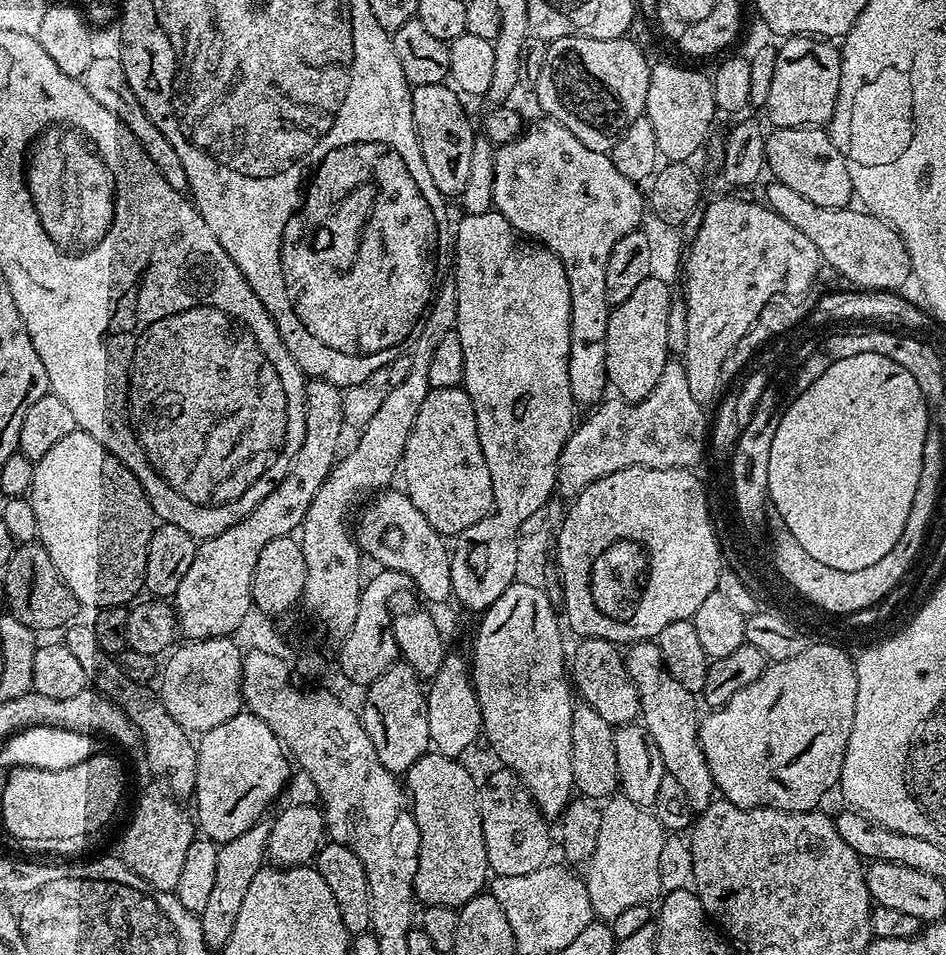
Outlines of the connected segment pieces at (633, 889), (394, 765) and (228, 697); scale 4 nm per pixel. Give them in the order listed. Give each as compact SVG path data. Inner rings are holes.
M623 794L611 797L605 803L602 814L602 826L599 827L594 854L586 864L588 876L586 875L585 883L593 913L599 919L611 922L614 917L632 906L649 903L652 898L657 899L659 897L662 890L660 856L666 833L649 809L638 807L636 803L632 803Z
M397 662L373 684L367 685L365 692L368 693L364 696L362 719L366 734L370 734L370 742L374 742L378 762L393 774L406 774L414 762L429 751L432 742L425 685L409 664Z
M219 636L213 640L193 640L191 642L184 642L184 645L182 645L181 648L165 662L165 664L162 664L162 673L160 676L160 679L162 678L162 682L160 684L160 688L158 687L158 695L163 704L166 706L167 713L170 714L172 719L174 719L174 722L178 723L190 734L203 734L209 732L214 728L214 726L220 726L222 722L229 721L230 718L236 716L237 713L242 710L243 695L240 690L240 661L242 659L242 648L239 648L234 641L235 639L226 636Z

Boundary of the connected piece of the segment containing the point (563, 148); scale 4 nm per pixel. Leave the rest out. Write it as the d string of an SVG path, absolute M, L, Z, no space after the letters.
M540 118L532 129L507 144L496 148L494 162L494 190L492 202L495 211L511 222L522 236L549 248L562 262L566 278L570 282L570 306L572 307L572 338L570 340L570 390L577 405L592 406L605 395L608 371L606 370L606 326L610 305L606 298L606 262L610 262L610 250L614 242L626 234L637 231L646 215L646 200L638 189L637 181L622 178L614 166L611 155L590 150L570 130L551 118Z

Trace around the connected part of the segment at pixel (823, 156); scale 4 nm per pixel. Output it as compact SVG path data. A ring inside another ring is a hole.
M823 127L777 128L766 136L766 164L771 175L790 190L802 194L814 206L847 208L853 203L854 193L850 182L850 170L844 155L834 146L831 135Z

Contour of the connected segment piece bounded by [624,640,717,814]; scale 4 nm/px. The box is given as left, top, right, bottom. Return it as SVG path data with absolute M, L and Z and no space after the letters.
M639 640L631 645L624 656L624 665L638 690L642 723L654 742L658 742L658 750L662 750L665 773L678 778L682 790L686 790L686 798L690 798L693 813L705 812L712 805L717 786L700 745L697 697L686 690L686 686L681 686L670 670L666 670L666 662L662 662L662 650L652 640Z

